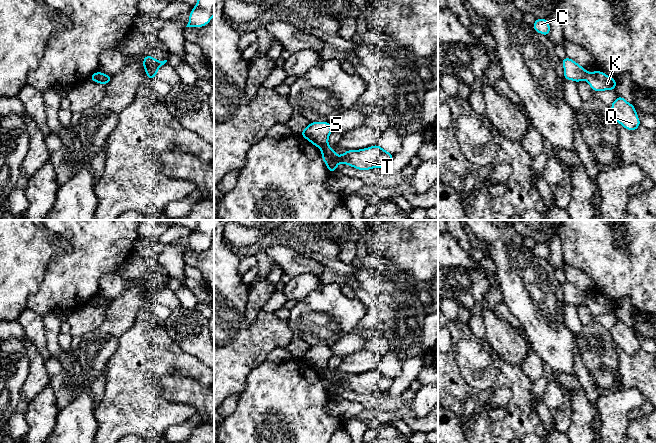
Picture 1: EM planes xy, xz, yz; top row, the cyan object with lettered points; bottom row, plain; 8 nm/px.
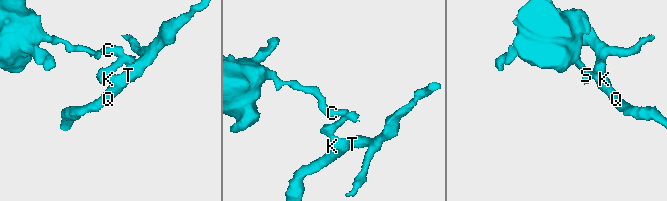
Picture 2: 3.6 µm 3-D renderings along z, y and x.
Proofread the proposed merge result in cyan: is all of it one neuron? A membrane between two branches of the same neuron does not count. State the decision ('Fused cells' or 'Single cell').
Fused cells

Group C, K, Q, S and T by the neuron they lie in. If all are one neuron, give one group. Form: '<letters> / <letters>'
C S / K Q T

